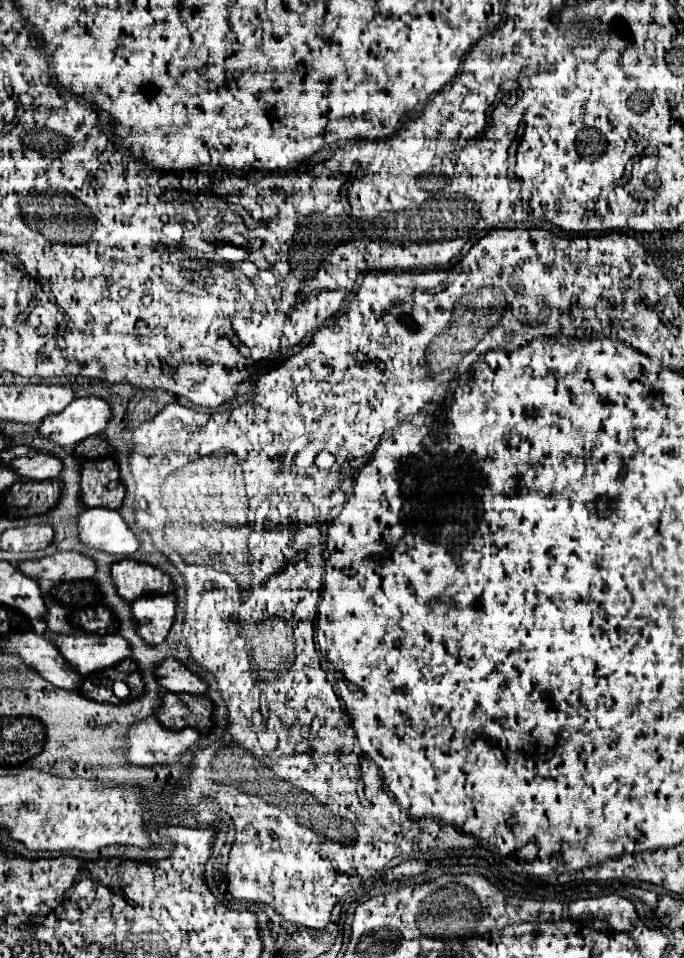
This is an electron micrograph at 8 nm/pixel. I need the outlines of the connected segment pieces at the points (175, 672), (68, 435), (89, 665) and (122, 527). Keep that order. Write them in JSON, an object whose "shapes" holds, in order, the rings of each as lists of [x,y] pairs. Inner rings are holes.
{"shapes":[[[[167,658],[165,662],[161,662],[157,668],[157,676],[161,678],[161,686],[175,694],[185,692],[193,696],[205,696],[209,692],[209,684],[175,658]]],[[[95,396],[75,398],[63,412],[45,418],[41,432],[61,446],[79,444],[93,434],[101,434],[111,418],[113,412],[107,400]]],[[[119,634],[63,636],[57,638],[55,646],[61,654],[65,654],[65,660],[69,660],[69,664],[73,664],[73,668],[77,668],[77,672],[81,674],[111,668],[131,656],[131,644]]],[[[89,508],[77,518],[77,528],[83,544],[109,552],[119,560],[131,556],[141,546],[141,540],[125,524],[117,510]]]]}

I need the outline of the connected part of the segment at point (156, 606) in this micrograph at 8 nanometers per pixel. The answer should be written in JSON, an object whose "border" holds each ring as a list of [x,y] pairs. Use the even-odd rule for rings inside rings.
{"border":[[[175,594],[139,598],[133,602],[133,616],[137,620],[137,634],[149,644],[161,644],[175,620]]]}

